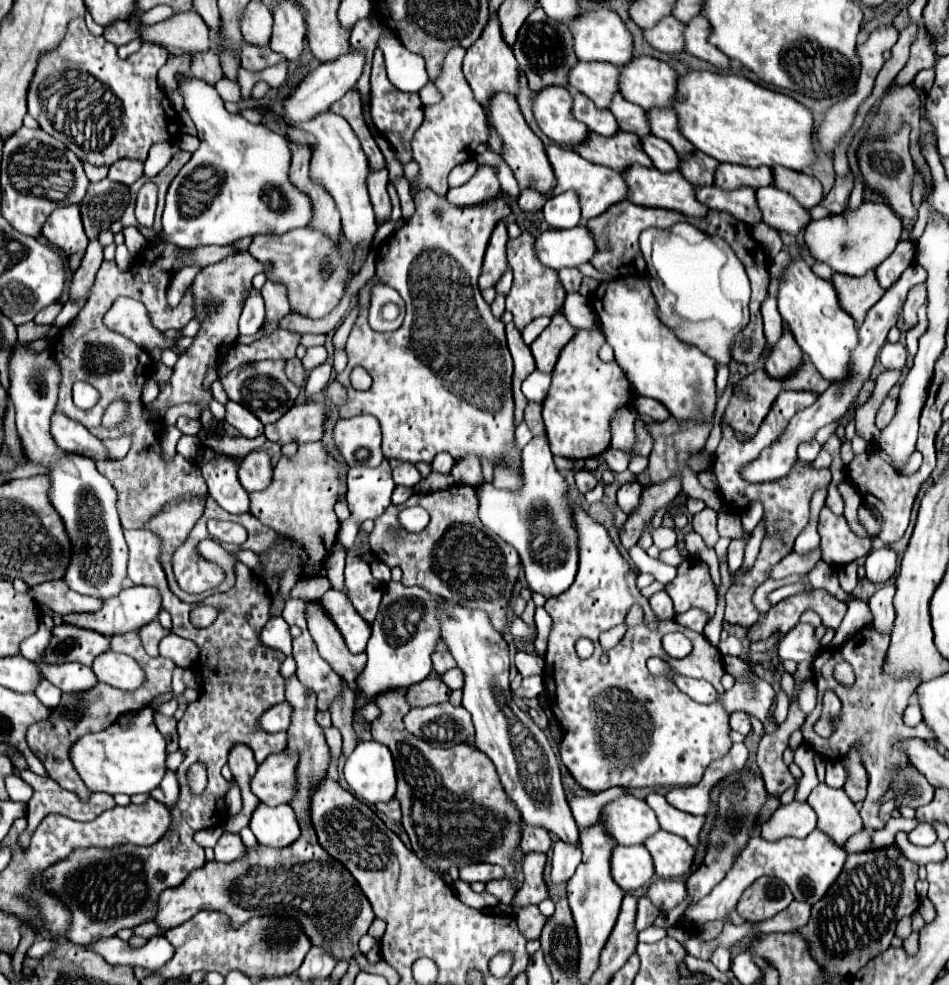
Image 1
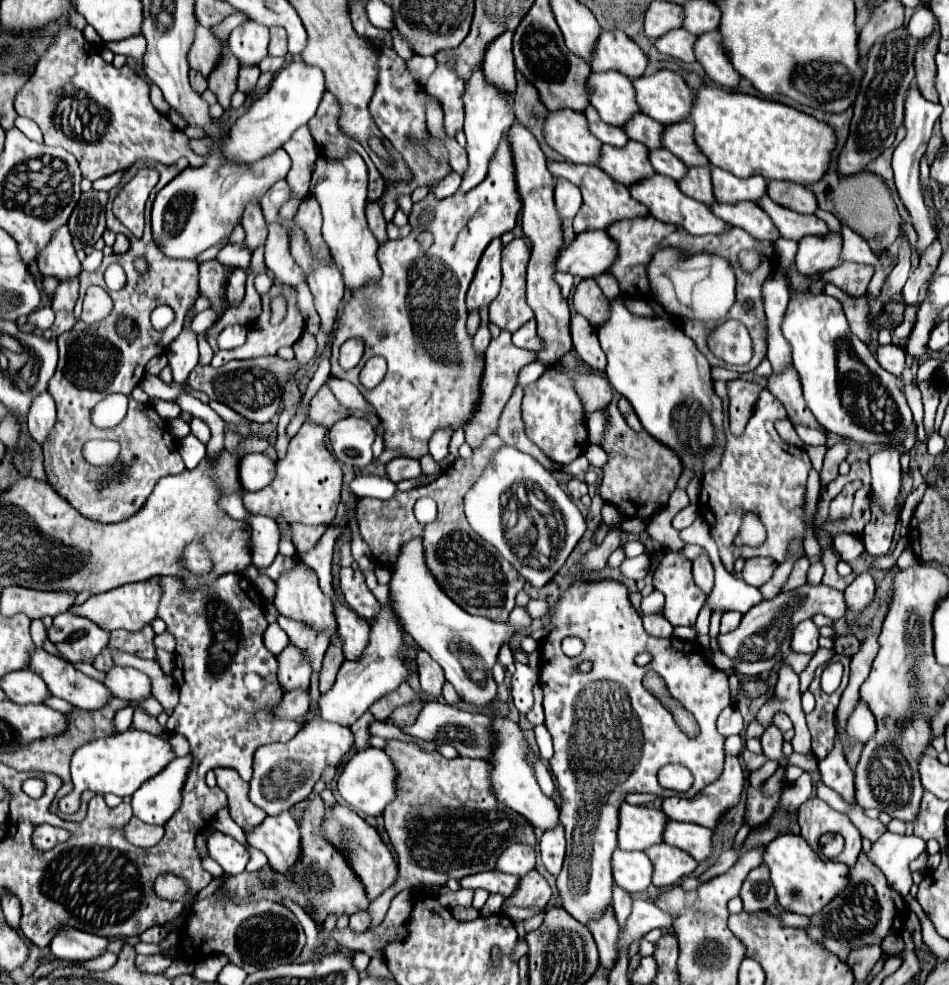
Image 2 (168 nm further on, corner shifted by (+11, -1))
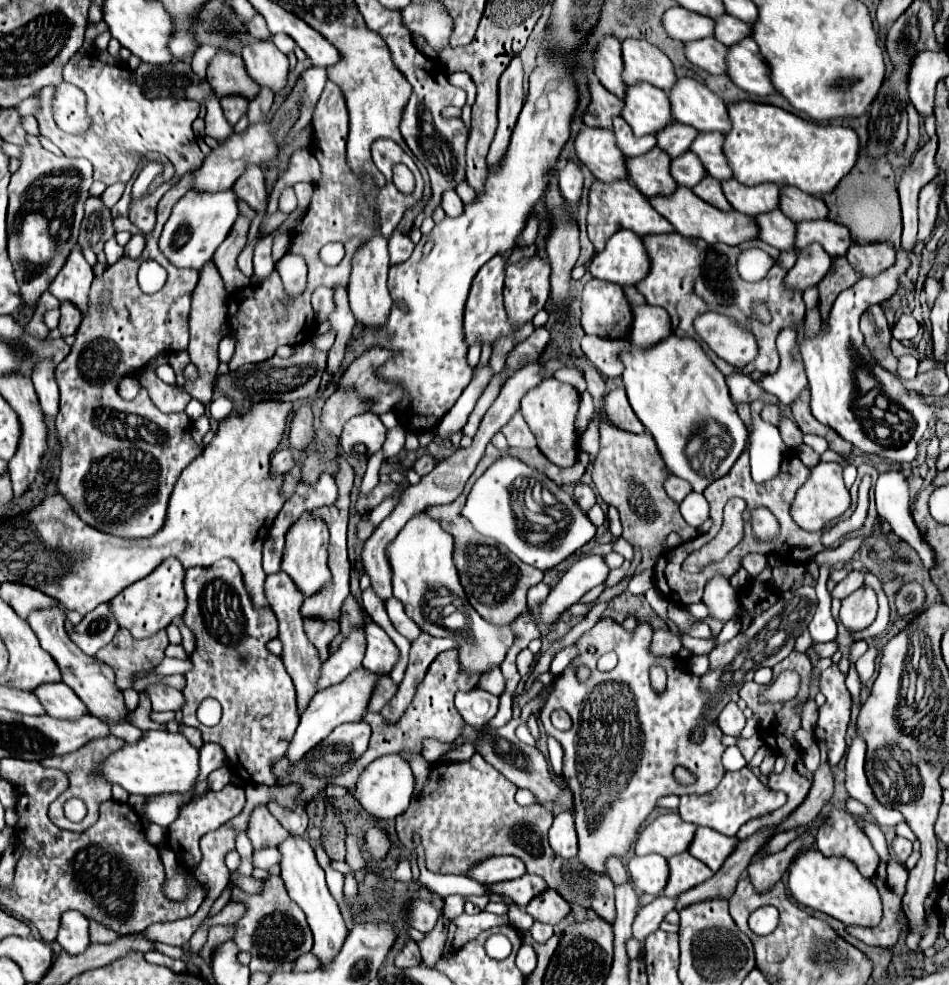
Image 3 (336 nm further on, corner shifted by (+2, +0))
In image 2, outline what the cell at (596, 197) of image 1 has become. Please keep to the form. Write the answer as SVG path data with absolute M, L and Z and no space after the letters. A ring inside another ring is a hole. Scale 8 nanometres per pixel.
M549 162L547 168L551 170L551 174L559 180L569 180L571 184L581 188L583 194L583 204L573 220L573 228L575 232L583 232L583 230L605 230L609 224L613 224L615 220L623 220L623 218L635 218L635 216L645 216L647 208L641 206L637 200L631 198L629 188L611 180L599 166L587 166L587 164L573 164L573 162Z

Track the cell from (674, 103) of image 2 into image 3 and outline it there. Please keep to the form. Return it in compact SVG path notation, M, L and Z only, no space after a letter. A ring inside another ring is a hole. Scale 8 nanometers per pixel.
M678 79L668 93L672 113L678 123L690 125L702 133L730 131L730 117L724 101L696 79Z

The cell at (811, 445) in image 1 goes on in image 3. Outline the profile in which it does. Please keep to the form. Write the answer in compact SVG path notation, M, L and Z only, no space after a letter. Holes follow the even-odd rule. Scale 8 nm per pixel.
M764 405L764 409L760 411L760 417L772 425L778 425L780 423L780 417L782 417L782 411L774 405Z

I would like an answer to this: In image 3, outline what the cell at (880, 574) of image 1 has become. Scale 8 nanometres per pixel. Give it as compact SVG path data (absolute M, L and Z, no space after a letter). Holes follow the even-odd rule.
M860 587L854 593L850 593L846 599L842 599L840 609L840 623L848 631L862 631L876 619L876 593L872 587Z

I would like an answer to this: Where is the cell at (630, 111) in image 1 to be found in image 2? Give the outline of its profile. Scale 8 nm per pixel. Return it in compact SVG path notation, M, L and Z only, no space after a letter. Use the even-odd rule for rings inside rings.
M635 114L627 124L625 124L625 134L631 140L637 140L641 144L645 144L649 150L653 148L661 148L661 132L663 132L663 124L645 116L645 114Z

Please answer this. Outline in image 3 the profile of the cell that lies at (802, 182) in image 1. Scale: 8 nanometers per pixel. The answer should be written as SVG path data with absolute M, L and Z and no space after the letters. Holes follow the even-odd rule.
M794 187L780 189L780 209L794 223L828 217L828 207L822 199L802 193L800 189L794 189Z

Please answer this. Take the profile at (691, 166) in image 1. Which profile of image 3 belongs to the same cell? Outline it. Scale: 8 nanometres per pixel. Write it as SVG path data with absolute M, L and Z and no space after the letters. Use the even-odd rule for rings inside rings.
M706 175L694 189L692 189L702 201L722 209L722 211L732 211L732 205L726 201L724 193L722 193L722 187L720 187L720 181L716 181L714 177Z

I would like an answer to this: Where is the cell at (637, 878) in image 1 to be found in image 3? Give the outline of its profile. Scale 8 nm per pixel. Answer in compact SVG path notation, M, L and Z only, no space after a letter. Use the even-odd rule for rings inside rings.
M658 855L632 857L628 863L628 871L634 887L640 893L648 893L658 897L668 881L668 861Z

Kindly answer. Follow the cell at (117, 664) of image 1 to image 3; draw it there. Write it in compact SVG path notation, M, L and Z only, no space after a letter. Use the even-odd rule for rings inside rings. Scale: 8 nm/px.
M154 685L154 687L150 687L148 695L152 699L152 709L154 711L178 711L186 703L182 691L166 687L166 685Z

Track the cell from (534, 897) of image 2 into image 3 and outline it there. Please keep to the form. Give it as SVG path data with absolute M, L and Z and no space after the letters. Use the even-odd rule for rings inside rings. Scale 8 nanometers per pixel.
M548 889L542 897L534 897L534 901L530 901L526 911L534 917L534 921L558 925L570 915L570 903L554 893L554 889Z

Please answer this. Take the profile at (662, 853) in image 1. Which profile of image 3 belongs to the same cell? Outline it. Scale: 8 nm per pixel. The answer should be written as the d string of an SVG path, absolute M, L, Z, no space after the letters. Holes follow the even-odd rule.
M688 851L670 857L668 865L670 865L670 879L662 891L662 895L666 895L666 897L676 897L676 895L704 883L706 879L710 879L714 875L702 861L694 859Z

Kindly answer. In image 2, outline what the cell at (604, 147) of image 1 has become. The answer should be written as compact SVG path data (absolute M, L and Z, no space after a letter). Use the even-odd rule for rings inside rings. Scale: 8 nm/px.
M629 140L621 148L603 144L599 156L599 168L603 168L615 182L631 186L633 182L639 182L655 174L647 158L647 152L649 150L635 140Z

